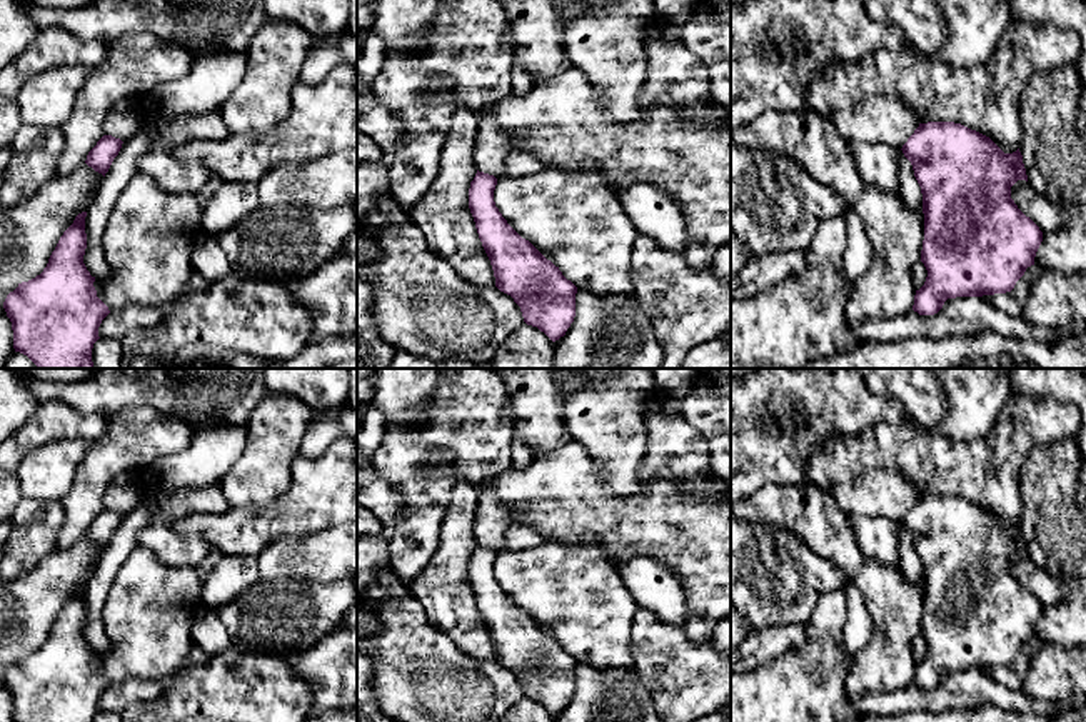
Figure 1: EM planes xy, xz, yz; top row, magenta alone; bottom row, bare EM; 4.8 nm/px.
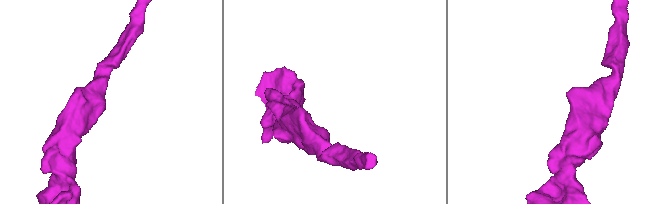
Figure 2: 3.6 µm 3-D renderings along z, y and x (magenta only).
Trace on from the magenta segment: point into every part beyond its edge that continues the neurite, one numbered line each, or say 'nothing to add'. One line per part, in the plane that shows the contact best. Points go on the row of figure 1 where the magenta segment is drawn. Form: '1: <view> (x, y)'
nothing to add

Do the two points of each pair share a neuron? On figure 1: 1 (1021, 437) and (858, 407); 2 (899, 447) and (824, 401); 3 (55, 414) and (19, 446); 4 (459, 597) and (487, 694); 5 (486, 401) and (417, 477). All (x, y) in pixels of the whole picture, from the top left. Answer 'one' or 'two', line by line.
1: two
2: two
3: one
4: two
5: one

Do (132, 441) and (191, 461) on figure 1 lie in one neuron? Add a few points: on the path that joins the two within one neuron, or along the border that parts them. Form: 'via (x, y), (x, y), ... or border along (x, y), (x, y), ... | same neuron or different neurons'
border along (196, 431), (186, 447), (164, 454), (150, 466) | different neurons

